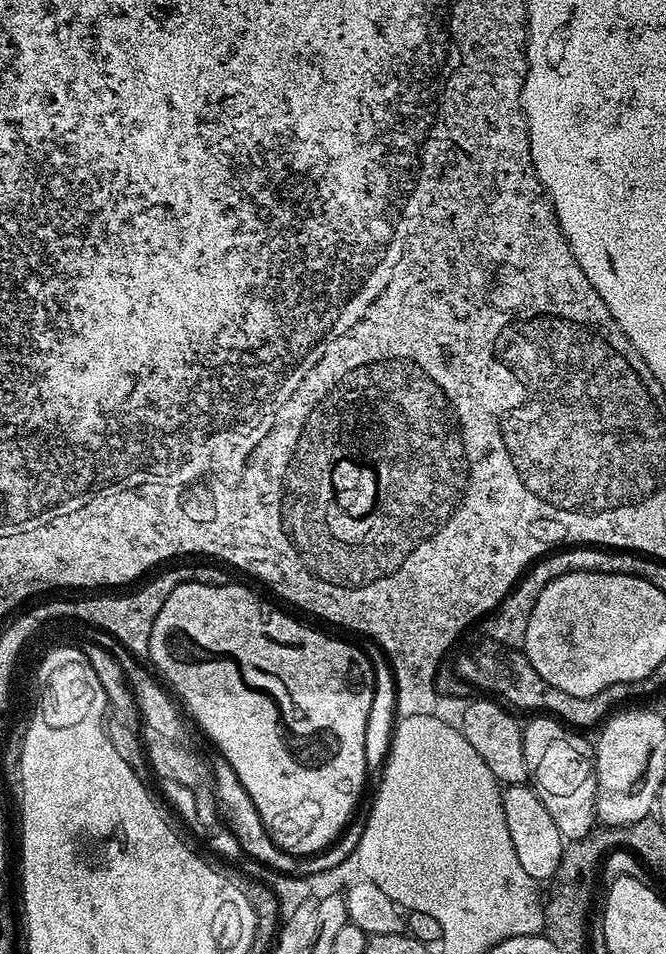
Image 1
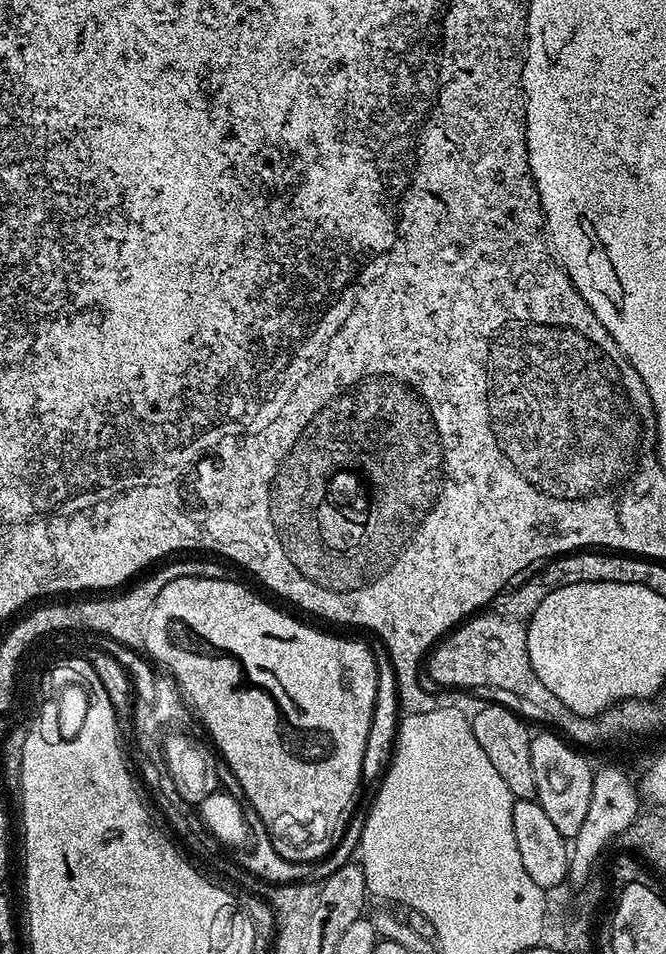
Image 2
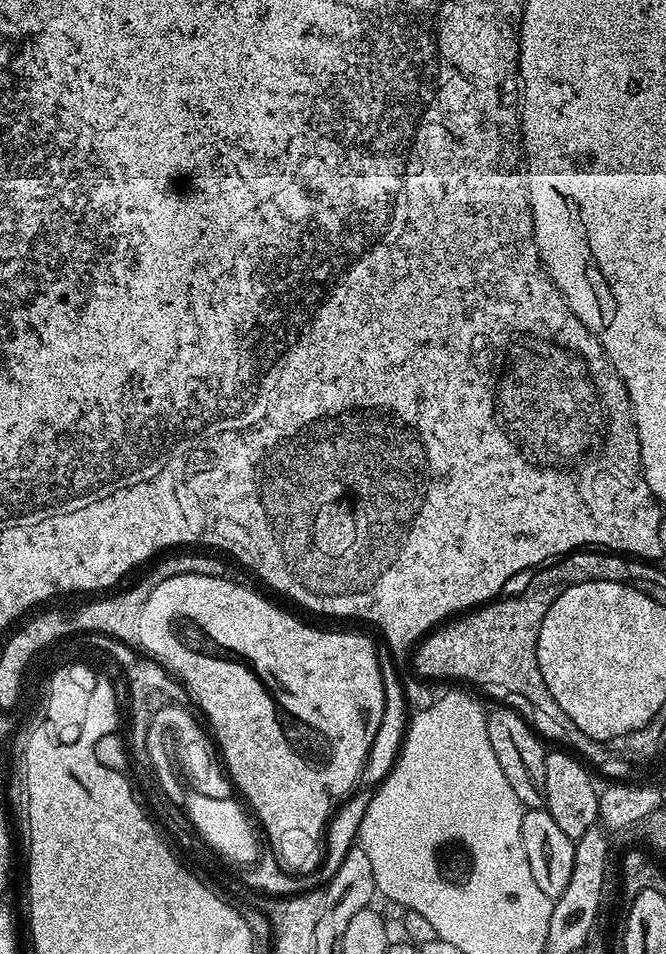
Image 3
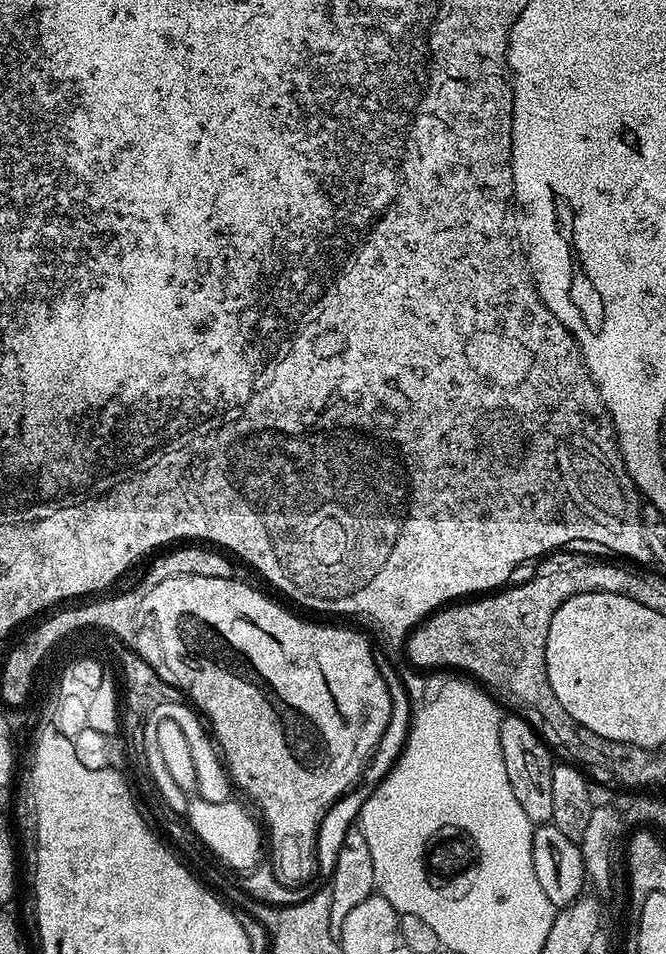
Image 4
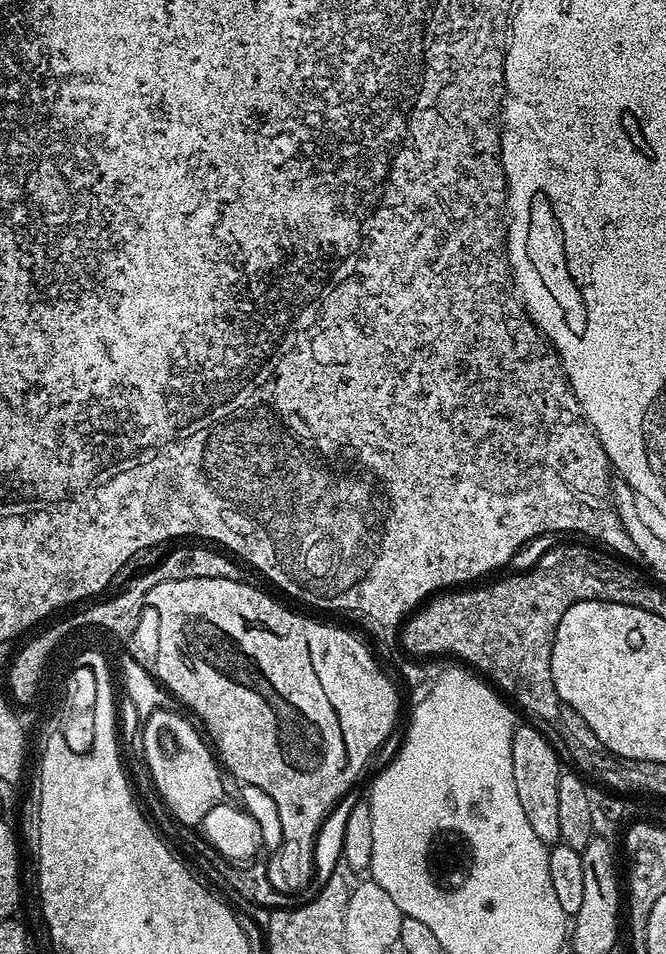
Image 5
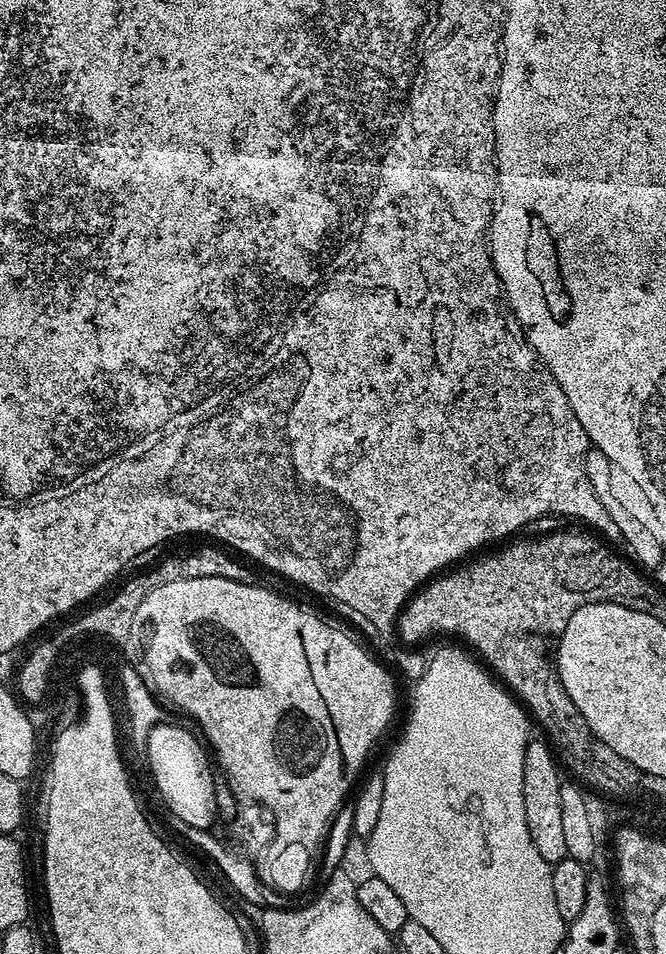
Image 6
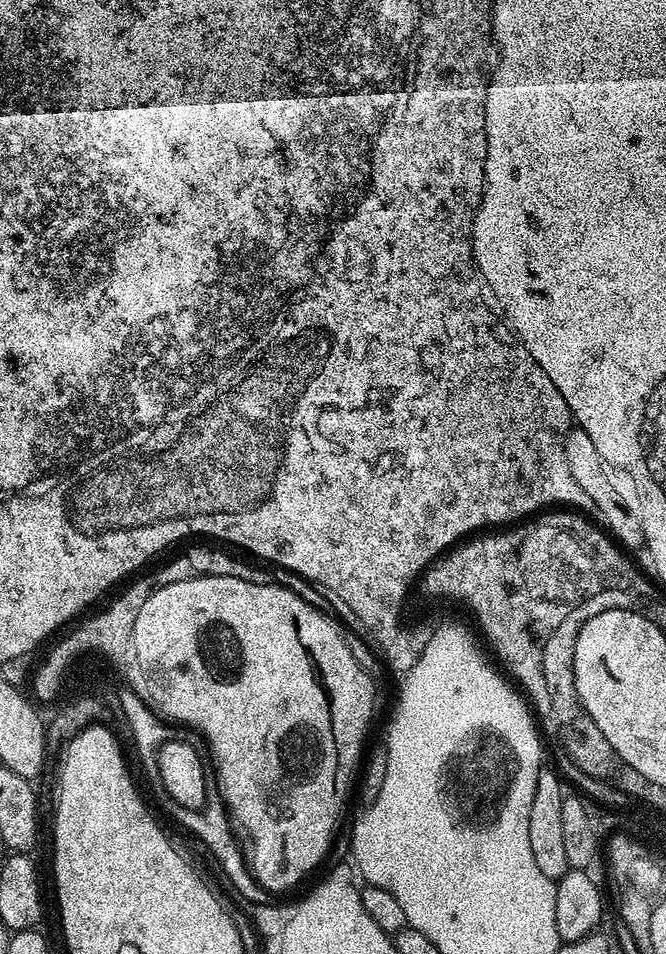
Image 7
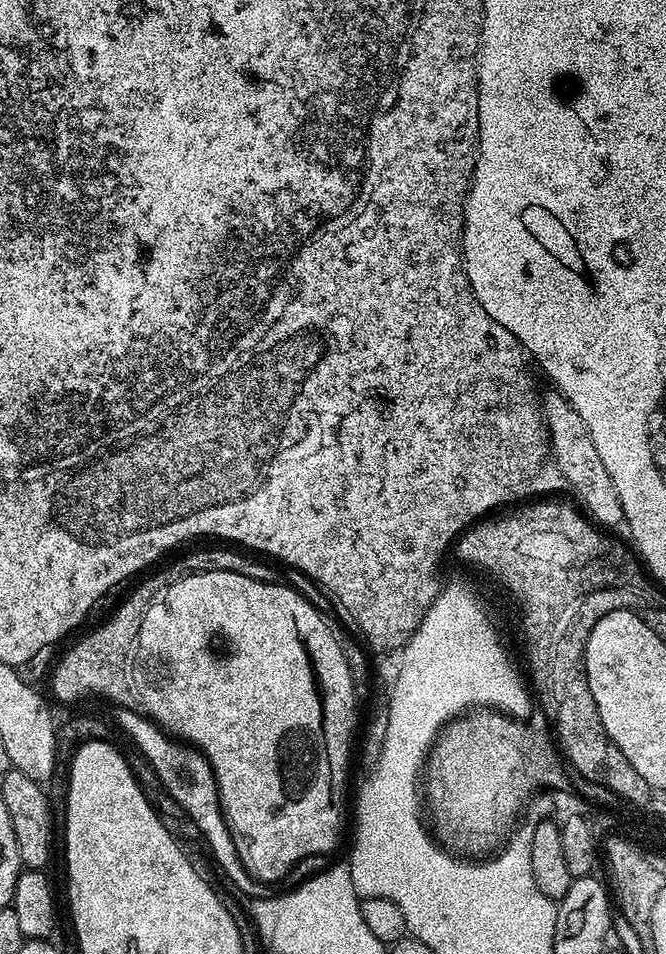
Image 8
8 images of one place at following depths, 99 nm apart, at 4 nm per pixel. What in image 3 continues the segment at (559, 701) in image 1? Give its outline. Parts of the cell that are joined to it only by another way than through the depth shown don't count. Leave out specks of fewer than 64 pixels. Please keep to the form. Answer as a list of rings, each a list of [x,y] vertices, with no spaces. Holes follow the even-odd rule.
[[[536,586],[533,592],[507,596],[481,604],[433,628],[416,645],[410,659],[420,675],[417,677],[425,681],[465,680],[485,688],[496,702],[515,708],[539,734],[544,722],[544,708],[552,708],[554,694],[550,694],[542,678],[536,647],[538,630],[553,602],[554,592],[551,587]]]

